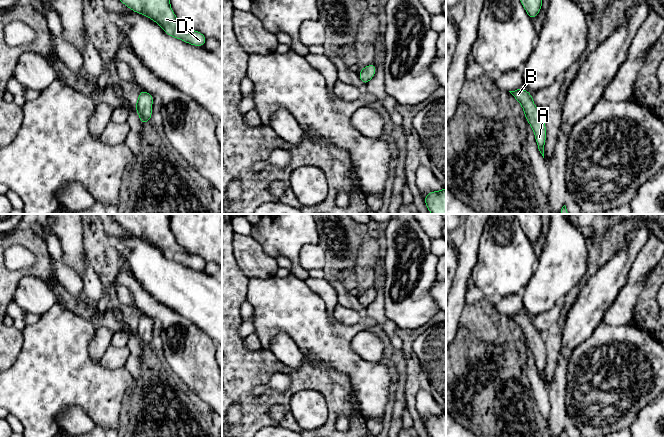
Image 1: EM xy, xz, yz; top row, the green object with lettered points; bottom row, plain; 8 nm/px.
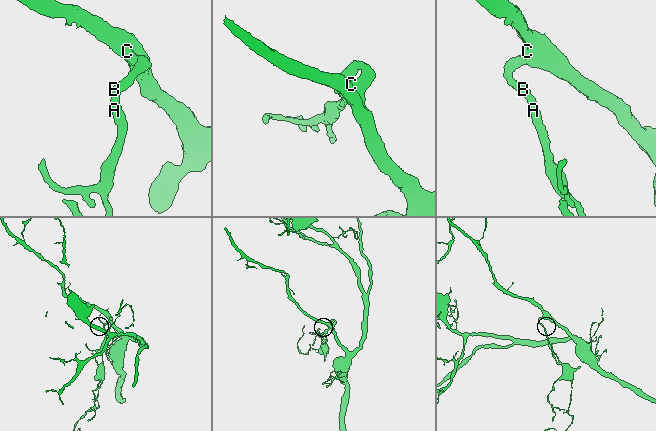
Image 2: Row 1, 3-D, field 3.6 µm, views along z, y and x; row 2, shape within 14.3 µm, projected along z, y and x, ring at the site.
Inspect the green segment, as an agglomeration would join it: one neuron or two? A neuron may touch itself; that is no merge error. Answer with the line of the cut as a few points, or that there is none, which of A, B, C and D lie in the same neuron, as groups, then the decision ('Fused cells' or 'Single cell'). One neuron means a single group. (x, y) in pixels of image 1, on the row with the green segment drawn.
No split. Groups: A B C D. Single cell

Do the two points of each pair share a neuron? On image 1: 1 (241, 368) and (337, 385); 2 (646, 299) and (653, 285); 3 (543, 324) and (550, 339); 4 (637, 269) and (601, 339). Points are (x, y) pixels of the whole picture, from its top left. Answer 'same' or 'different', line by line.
1: same
2: same
3: different
4: different

